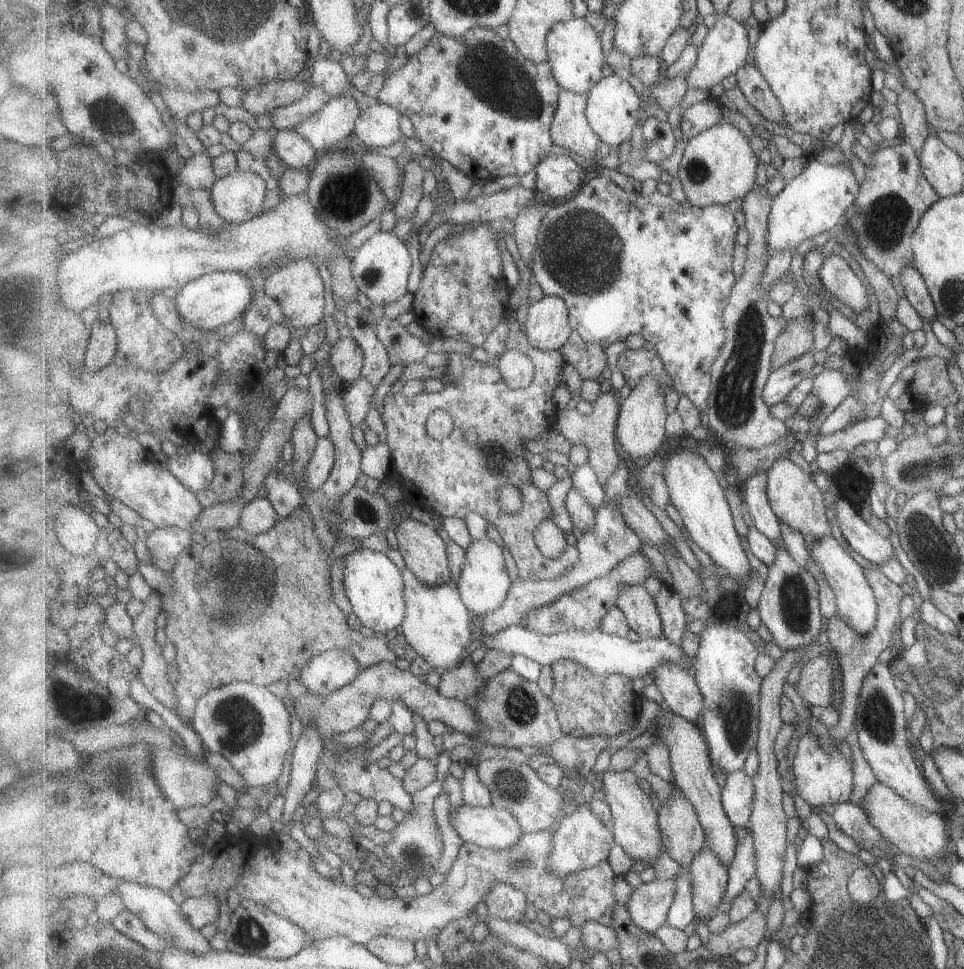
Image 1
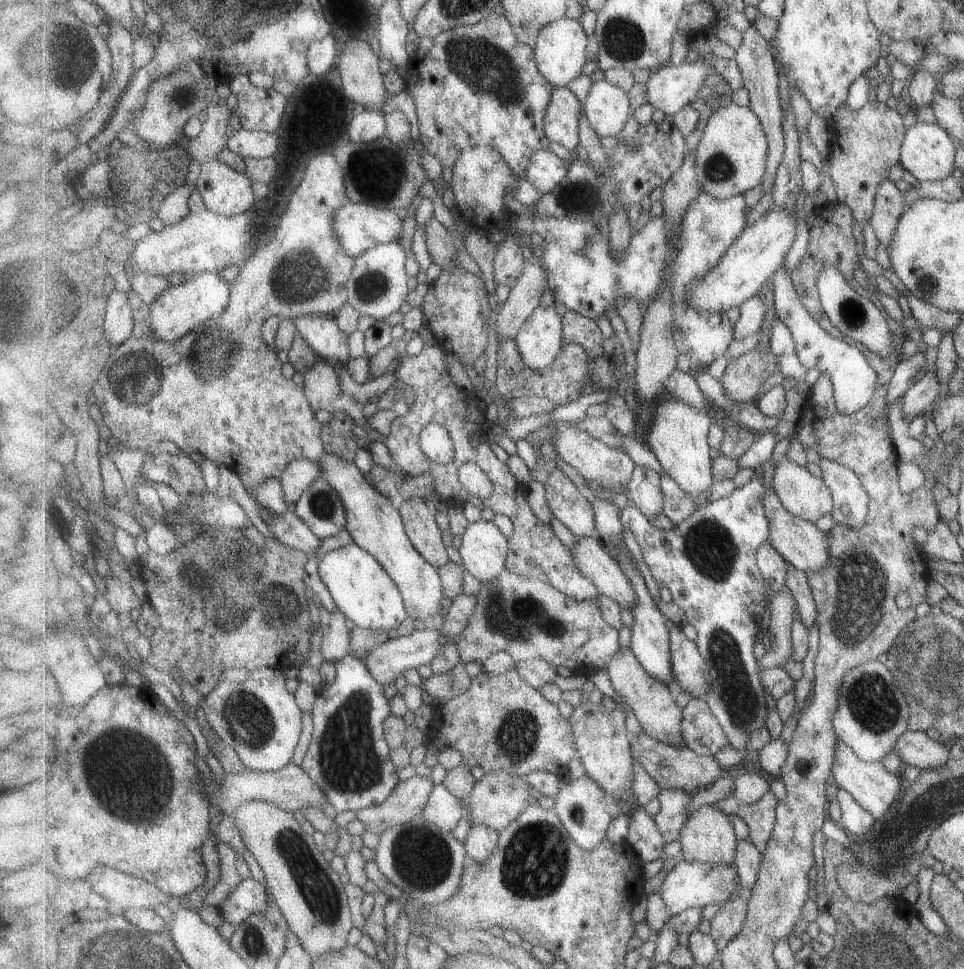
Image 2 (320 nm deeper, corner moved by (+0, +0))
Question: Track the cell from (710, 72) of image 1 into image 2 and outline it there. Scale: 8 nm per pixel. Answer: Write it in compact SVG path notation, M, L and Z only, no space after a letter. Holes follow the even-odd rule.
M705 54L693 63L675 66L670 62L654 71L646 82L646 102L665 115L677 114L697 99L707 74L713 74L713 55Z

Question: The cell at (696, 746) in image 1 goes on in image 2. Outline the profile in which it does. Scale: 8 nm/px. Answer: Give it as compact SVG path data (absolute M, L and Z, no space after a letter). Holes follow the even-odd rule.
M620 648L616 652L616 655L608 662L607 673L614 690L623 696L633 710L643 732L664 743L684 745L681 728L684 709L671 696L668 684L651 676L630 648Z

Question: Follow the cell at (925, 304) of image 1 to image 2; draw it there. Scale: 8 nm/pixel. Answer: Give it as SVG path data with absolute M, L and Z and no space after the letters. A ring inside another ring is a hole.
M885 179L878 188L873 216L870 220L877 239L890 247L899 219L906 211L905 193L897 188L894 180Z

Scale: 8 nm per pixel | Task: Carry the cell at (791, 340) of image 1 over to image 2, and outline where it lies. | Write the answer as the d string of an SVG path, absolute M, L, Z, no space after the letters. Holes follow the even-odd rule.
M757 346L739 358L729 360L719 382L721 382L724 394L727 398L737 403L755 402L757 394L759 394L759 390L761 390L761 386L765 384L765 380L777 371L779 371L778 358L771 350L771 346L769 349L760 349Z

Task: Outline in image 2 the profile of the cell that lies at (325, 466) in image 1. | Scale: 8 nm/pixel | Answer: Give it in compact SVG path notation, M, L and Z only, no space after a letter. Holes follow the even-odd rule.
M297 459L293 461L280 476L285 500L297 504L304 492L322 476L322 466L319 461Z

